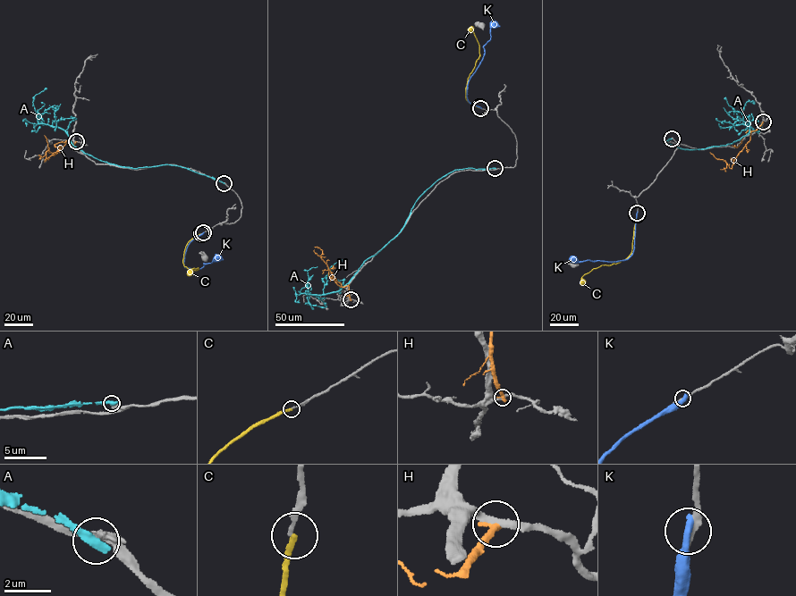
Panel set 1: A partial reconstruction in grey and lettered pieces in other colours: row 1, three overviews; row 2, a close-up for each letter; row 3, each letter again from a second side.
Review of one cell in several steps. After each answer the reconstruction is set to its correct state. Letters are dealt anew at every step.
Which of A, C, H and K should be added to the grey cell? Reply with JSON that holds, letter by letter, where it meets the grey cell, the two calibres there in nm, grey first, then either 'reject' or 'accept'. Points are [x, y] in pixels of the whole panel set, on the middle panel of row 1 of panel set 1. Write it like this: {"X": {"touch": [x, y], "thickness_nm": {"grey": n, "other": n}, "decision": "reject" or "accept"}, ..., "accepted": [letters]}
{"A": {"touch": [495, 168], "thickness_nm": {"grey": 300, "other": 400}, "decision": "reject"}, "C": {"touch": [479, 107], "thickness_nm": {"grey": 130, "other": 220}, "decision": "reject"}, "H": {"touch": [351, 299], "thickness_nm": {"grey": 260, "other": 360}, "decision": "reject"}, "K": {"touch": [480, 108], "thickness_nm": {"grey": 190, "other": 400}, "decision": "reject"}, "accepted": []}

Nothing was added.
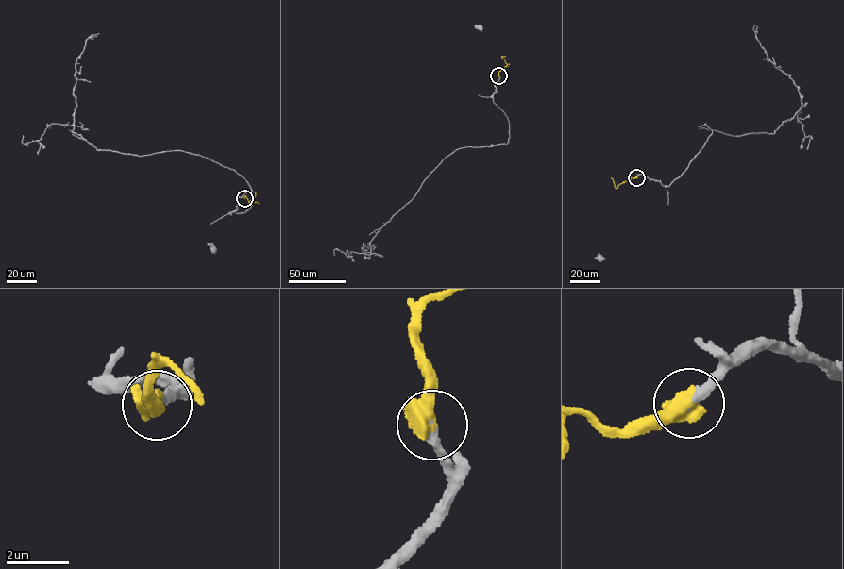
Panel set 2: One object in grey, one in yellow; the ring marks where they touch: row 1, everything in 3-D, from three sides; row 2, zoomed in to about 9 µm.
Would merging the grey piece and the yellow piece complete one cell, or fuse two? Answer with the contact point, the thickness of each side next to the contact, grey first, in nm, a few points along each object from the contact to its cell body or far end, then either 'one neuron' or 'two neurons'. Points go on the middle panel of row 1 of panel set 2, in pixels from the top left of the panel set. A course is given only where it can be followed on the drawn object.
(498, 75) | 300/750 nm | grey via (499, 75), (481, 27) | yellow via (499, 75), (498, 72), (507, 65), (501, 57), (504, 56) | one neuron

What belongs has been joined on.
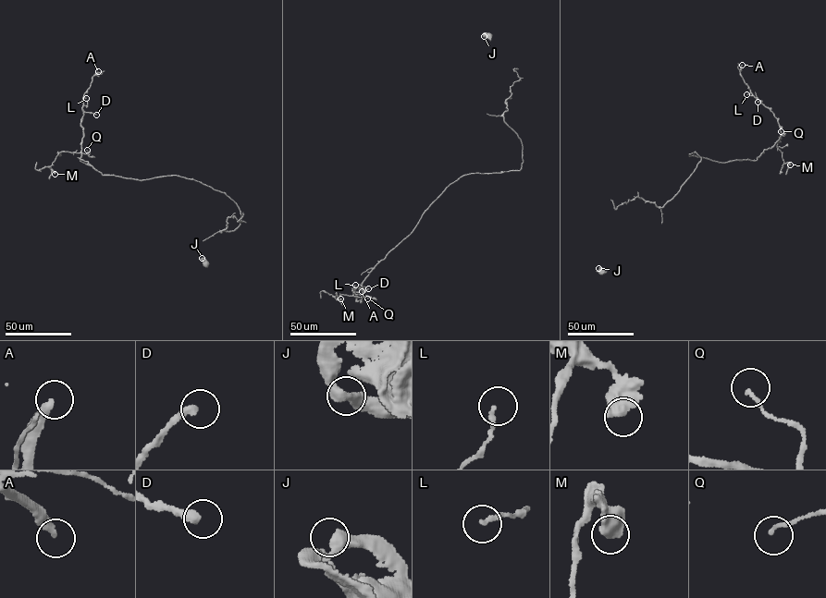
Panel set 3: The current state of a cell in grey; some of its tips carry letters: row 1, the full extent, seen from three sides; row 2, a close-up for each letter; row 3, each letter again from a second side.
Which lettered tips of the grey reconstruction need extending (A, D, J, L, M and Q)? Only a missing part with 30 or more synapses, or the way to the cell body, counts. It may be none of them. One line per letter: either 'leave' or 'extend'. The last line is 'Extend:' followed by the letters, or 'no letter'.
A: extend
D: leave
J: leave
L: leave
M: leave
Q: leave
Extend: A

